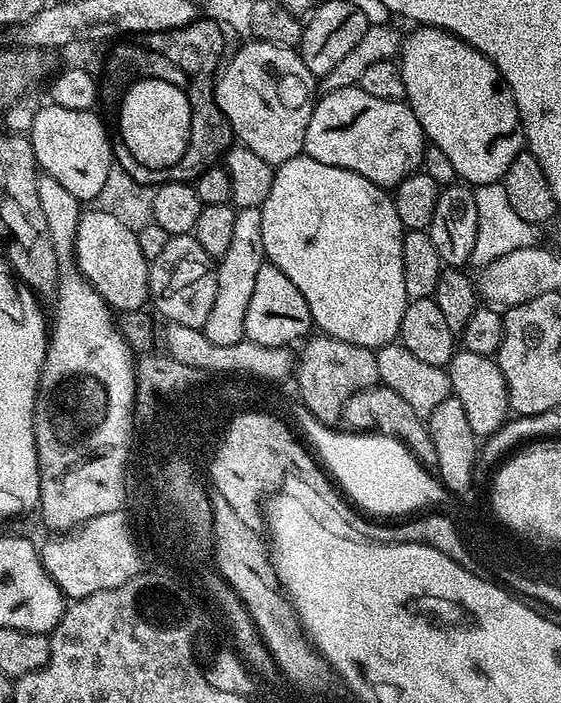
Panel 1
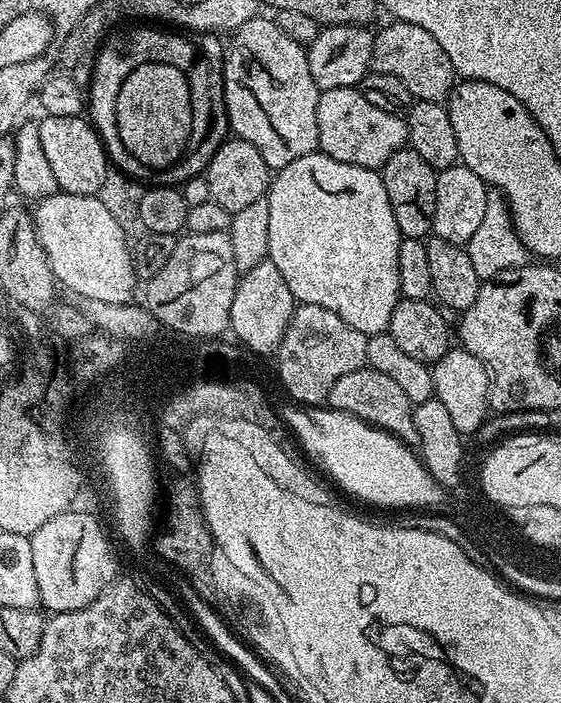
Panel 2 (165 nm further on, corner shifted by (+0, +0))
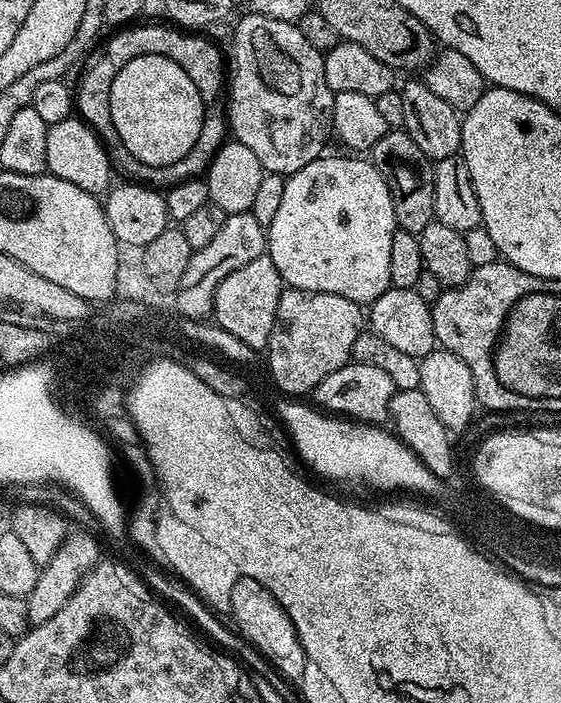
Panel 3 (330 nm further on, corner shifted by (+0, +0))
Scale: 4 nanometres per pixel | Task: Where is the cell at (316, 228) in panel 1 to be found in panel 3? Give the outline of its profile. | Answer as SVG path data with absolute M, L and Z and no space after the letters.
M325 154L285 179L278 214L274 214L274 222L266 226L266 255L278 266L278 274L288 288L338 294L368 306L392 283L390 242L395 231L394 202L375 166L367 159L351 160L348 156Z

